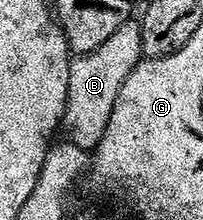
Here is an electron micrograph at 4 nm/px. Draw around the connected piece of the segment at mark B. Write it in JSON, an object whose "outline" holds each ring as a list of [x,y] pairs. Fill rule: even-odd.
{"outline":[[[138,21],[126,22],[97,52],[78,55],[72,61],[69,72],[69,96],[67,107],[63,113],[61,130],[66,141],[77,148],[93,152],[101,144],[105,136],[105,128],[109,128],[109,116],[113,116],[113,108],[117,104],[117,96],[121,96],[121,88],[125,80],[136,70],[143,57],[143,28]]]}

